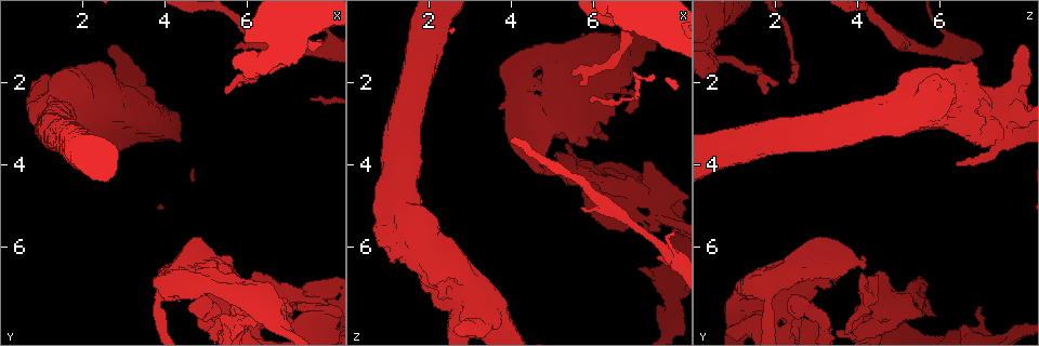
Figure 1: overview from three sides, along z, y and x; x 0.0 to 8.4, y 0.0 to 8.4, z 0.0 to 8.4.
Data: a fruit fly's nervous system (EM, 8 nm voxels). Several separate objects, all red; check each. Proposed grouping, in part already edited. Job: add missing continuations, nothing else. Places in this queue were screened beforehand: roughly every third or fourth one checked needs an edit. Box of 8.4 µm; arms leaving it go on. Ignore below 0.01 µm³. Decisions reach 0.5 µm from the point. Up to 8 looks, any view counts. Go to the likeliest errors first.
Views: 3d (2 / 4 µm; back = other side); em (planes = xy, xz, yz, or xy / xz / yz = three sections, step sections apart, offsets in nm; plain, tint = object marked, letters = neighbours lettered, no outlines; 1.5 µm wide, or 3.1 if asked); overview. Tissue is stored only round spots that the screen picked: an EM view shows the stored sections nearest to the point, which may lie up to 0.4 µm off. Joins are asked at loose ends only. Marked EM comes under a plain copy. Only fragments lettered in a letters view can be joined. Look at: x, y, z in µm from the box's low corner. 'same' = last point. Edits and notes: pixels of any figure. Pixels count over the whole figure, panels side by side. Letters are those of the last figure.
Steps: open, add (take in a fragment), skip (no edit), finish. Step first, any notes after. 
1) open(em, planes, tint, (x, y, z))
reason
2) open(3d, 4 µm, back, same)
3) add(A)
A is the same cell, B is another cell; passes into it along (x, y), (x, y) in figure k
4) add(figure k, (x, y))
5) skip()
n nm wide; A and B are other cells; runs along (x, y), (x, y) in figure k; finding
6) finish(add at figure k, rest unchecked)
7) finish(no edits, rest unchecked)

open(em, xy, step 8, letters, (5.65, 1.15, 5.05))
an open end

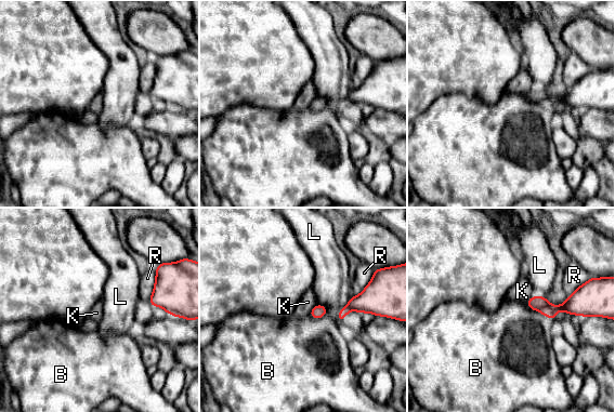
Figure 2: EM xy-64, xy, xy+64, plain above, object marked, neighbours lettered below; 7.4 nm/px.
open(em, planes, letters, same)

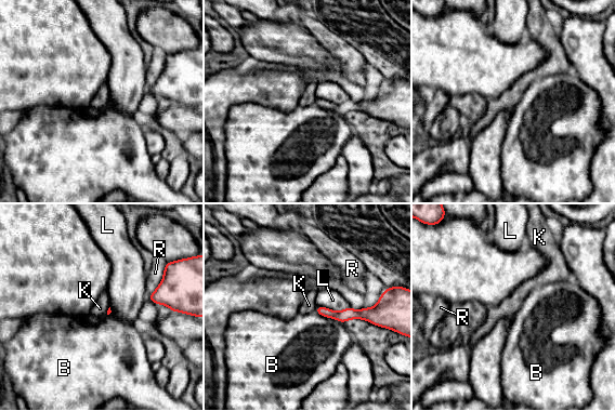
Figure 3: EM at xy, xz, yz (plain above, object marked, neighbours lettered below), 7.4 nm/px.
skip()
B, K, L and R are other cells; runs along (318, 308), (334, 315), (373, 313) in figure 3; no lettered fragment goes on from it

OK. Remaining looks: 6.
open(3d, 4 µm, (5.45, 2.30, 1.75))
tapers out

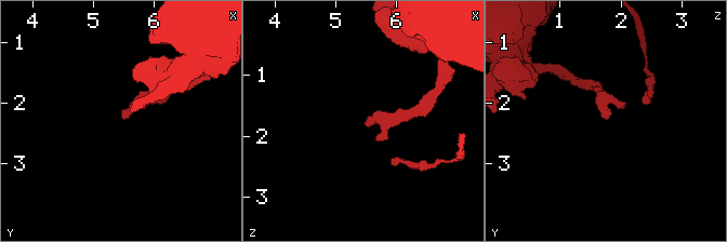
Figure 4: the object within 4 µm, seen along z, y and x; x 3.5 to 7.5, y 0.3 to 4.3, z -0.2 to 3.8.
open(em, planes, tint, (5.50, 2.30, 1.75))

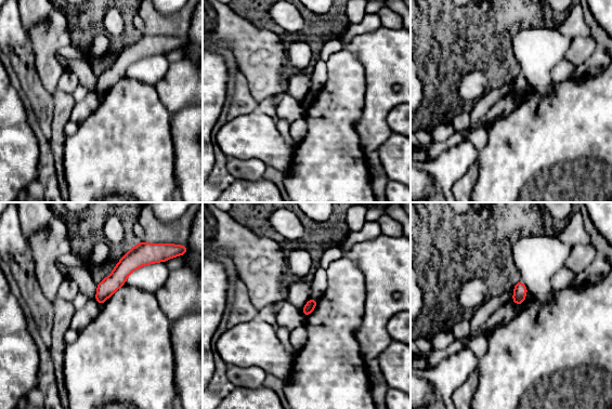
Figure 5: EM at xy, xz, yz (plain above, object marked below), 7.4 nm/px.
open(em, planes, letters, same)
see the neighbours

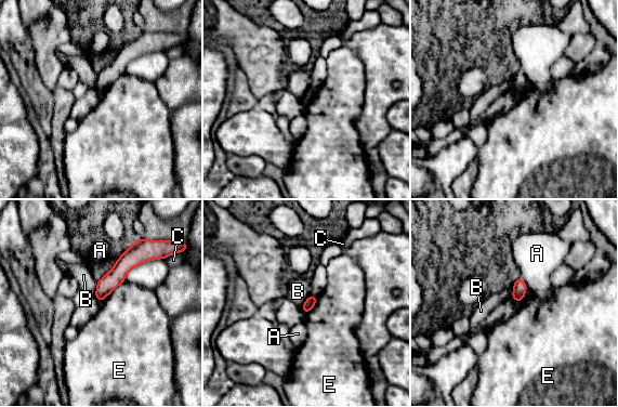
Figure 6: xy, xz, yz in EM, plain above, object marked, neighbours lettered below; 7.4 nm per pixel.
skip()
A, B, C and E are other cells; runs along (140, 254), (103, 289), (100, 298) in figure 6; no lettered fragment goes on from it

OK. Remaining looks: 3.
open(3d, 4 µm, (3.75, 2.20, 7.80))
an open end

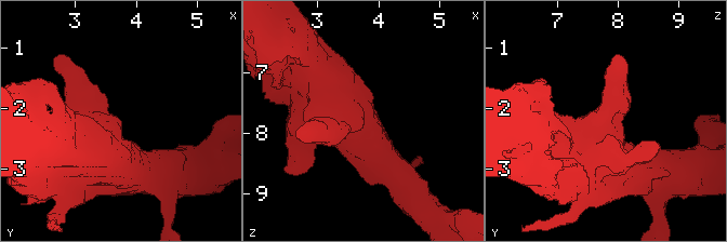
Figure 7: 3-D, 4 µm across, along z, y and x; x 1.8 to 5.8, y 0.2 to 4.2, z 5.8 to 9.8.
open(em, xy, step 4, letters, (3.75, 2.15, 7.85))
now the EM

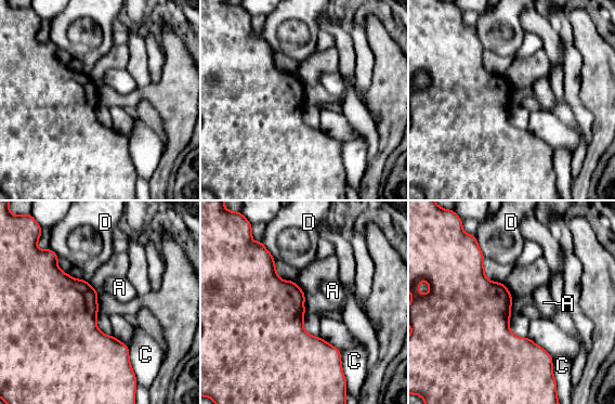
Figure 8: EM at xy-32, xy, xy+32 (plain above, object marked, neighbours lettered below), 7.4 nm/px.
open(em, yz, step 8, letters, same)

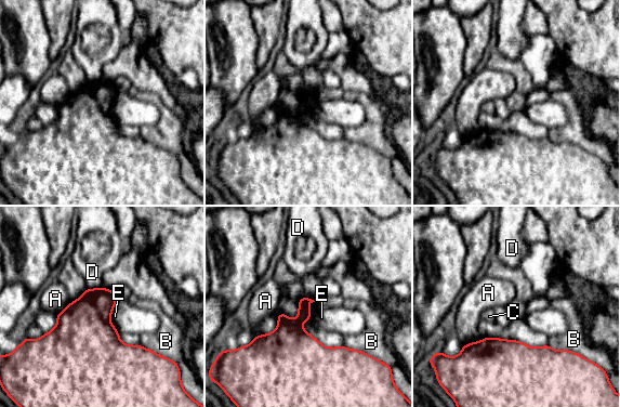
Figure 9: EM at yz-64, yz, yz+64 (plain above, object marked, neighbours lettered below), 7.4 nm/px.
skip()
A, B, C, D and E are other cells; border along (484, 338), (464, 344) in figure 9; no lettered fragment goes on from it

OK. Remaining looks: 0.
finish(no edits, rest unchecked)

